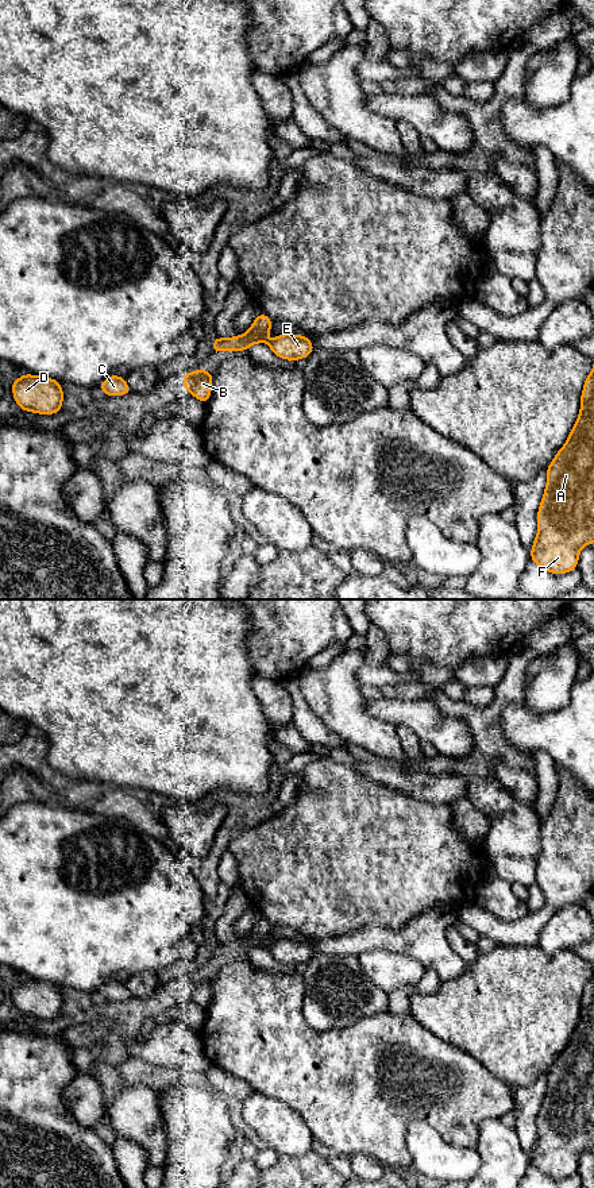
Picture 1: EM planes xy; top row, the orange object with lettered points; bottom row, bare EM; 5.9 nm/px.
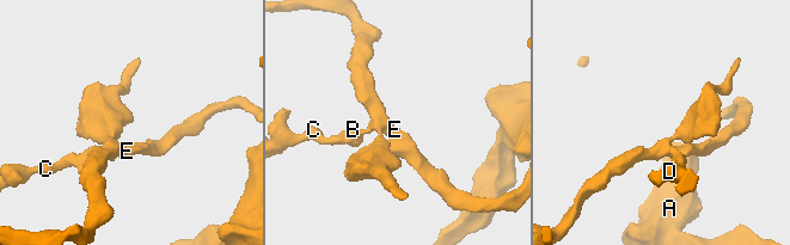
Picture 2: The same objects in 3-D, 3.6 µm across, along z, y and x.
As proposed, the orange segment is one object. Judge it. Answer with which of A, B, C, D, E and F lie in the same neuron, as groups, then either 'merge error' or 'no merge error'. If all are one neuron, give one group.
A E F / B C D; merge error

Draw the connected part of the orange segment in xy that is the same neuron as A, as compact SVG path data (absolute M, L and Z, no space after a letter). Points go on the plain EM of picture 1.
M594 971L583 988L576 1027L547 1073L547 1091L537 1115L537 1134L531 1165L552 1179L575 1174L579 1156L594 1148Z

